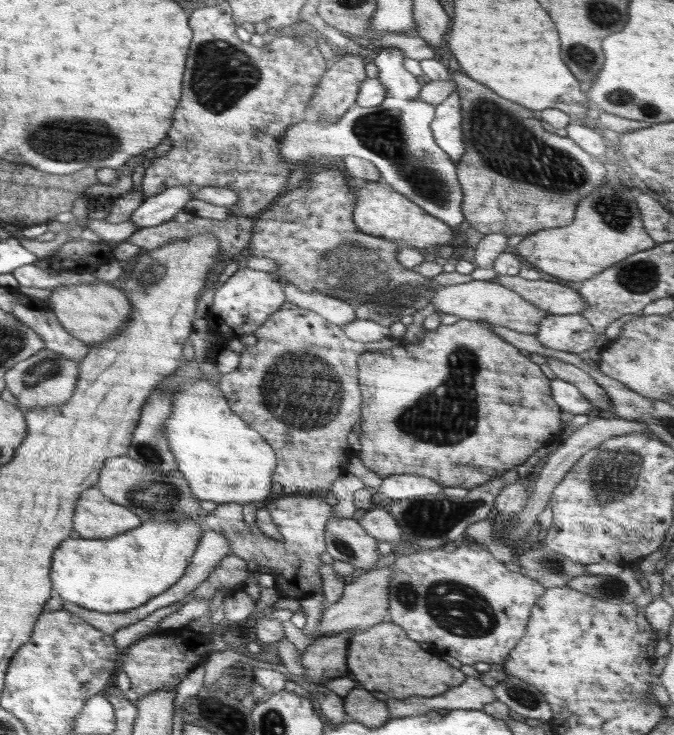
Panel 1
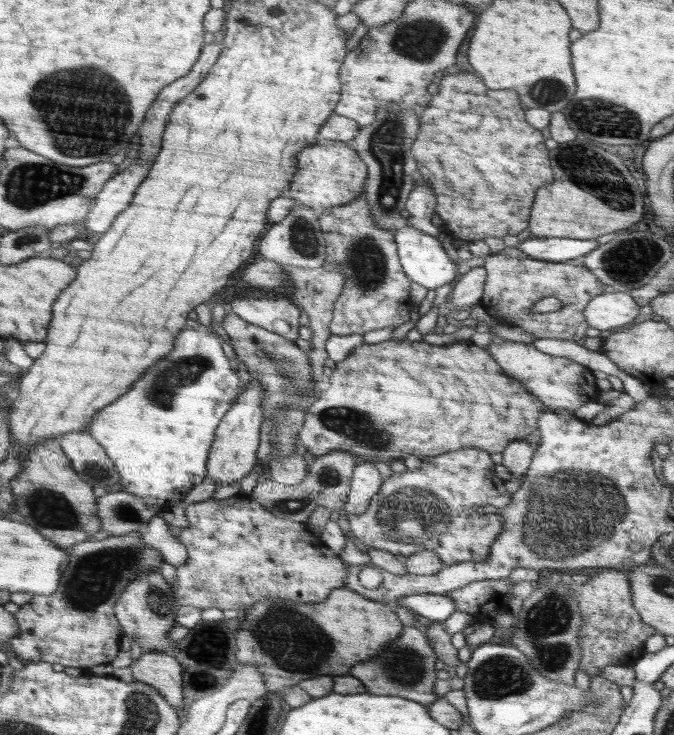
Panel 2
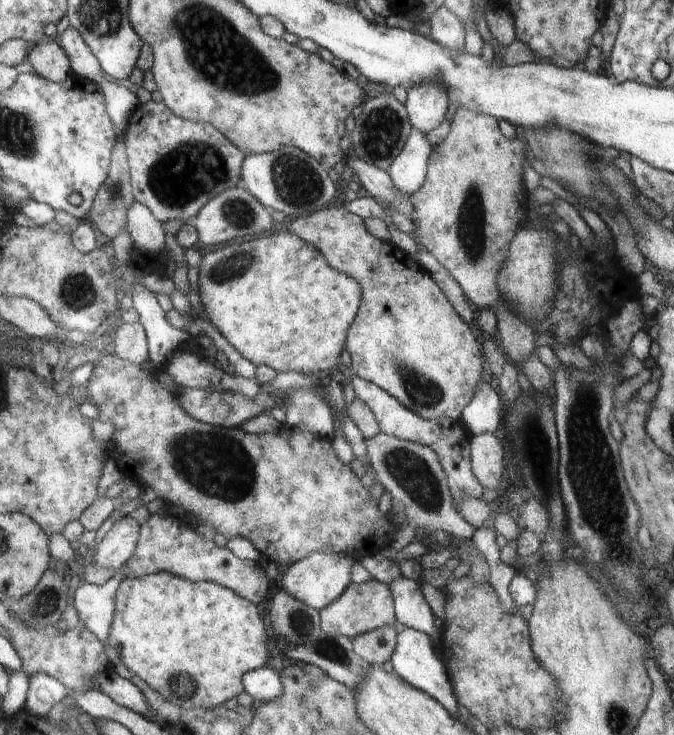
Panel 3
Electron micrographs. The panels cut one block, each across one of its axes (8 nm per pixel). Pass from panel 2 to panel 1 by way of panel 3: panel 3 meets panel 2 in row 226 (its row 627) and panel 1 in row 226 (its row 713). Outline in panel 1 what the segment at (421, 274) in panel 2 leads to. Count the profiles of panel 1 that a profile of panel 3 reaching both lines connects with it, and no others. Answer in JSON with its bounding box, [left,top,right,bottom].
[280,48,466,228]

